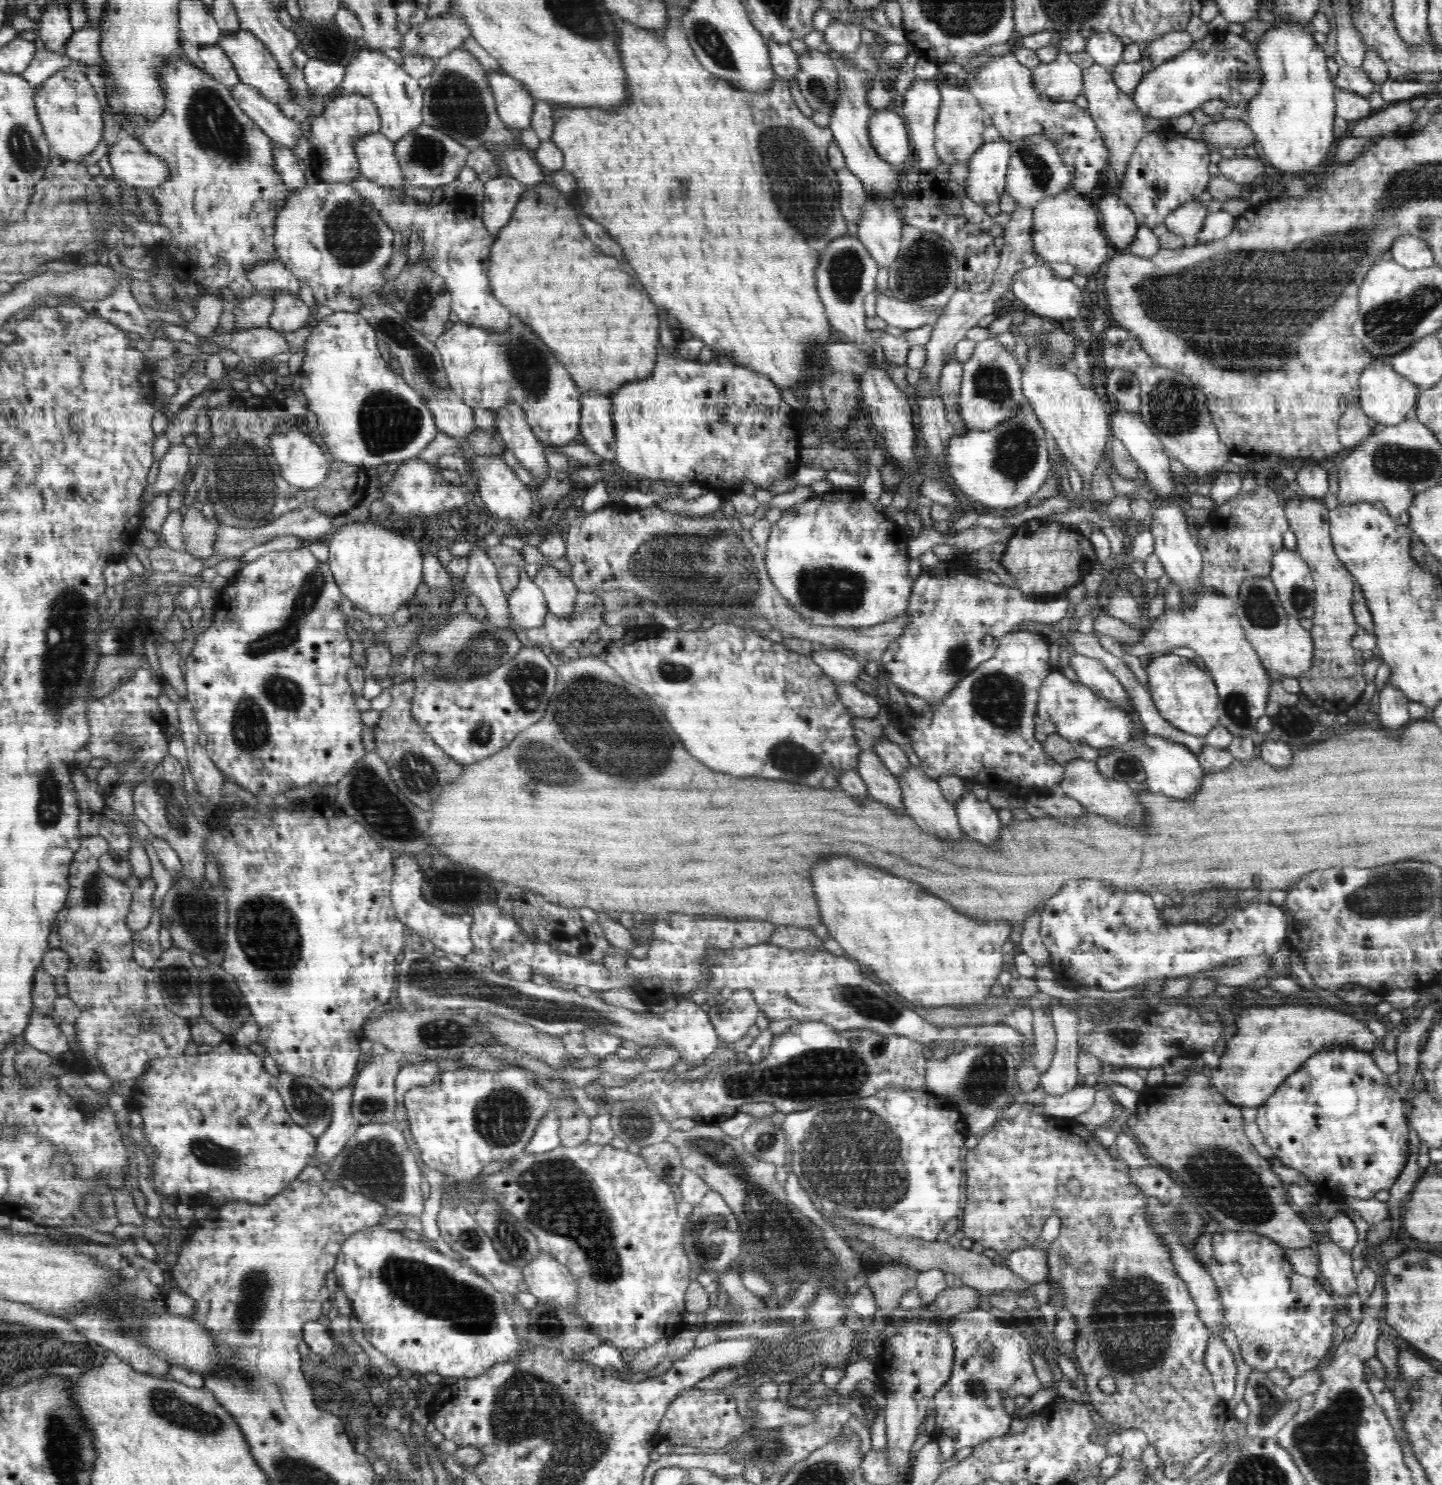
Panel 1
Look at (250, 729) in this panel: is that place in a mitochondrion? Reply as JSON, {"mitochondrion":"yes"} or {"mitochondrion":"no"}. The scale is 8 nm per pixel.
{"mitochondrion":"yes"}

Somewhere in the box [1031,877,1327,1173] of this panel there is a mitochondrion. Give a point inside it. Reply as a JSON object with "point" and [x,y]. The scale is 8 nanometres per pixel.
{"point":[1128,1039]}

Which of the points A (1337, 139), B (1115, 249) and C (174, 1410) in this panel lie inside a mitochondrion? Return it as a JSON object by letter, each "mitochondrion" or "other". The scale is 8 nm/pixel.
{"A":"other","B":"other","C":"mitochondrion"}

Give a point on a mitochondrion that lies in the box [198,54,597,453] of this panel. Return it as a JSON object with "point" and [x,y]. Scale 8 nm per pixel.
{"point":[455,104]}

